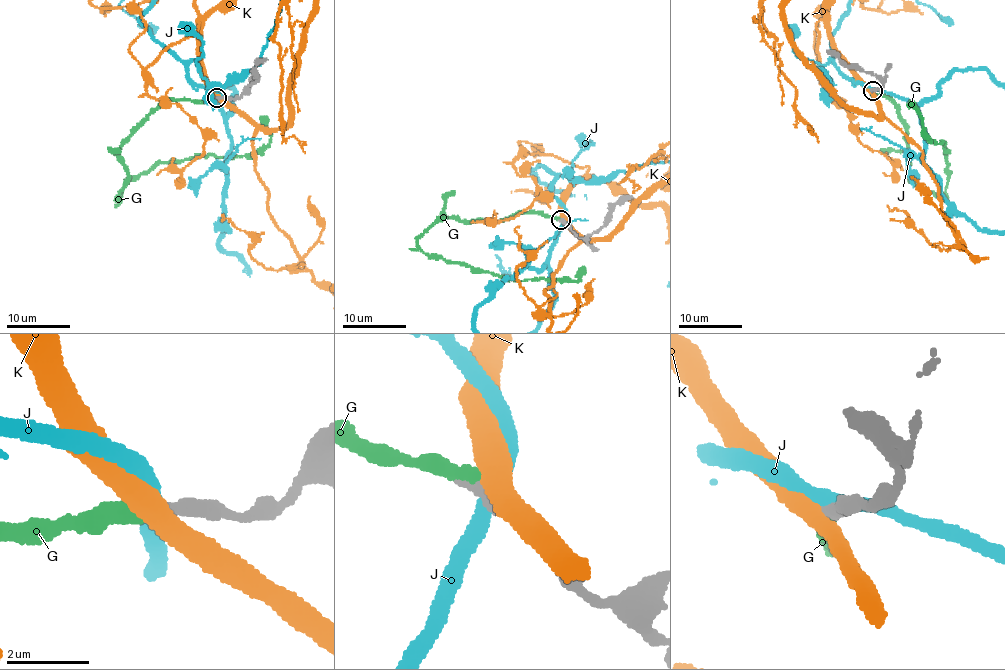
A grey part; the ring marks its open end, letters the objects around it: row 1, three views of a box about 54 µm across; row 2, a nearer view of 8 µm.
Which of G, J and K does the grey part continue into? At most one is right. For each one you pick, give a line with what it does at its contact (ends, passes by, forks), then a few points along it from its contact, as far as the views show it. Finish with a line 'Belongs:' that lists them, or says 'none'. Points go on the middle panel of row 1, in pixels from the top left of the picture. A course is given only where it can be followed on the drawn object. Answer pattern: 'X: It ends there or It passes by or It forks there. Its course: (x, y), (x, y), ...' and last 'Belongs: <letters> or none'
G: It ends there. Its course: (561, 220), (537, 213), (474, 221), (442, 217), (418, 246), (448, 261), (518, 281), (578, 280), (579, 270)
Belongs: G

